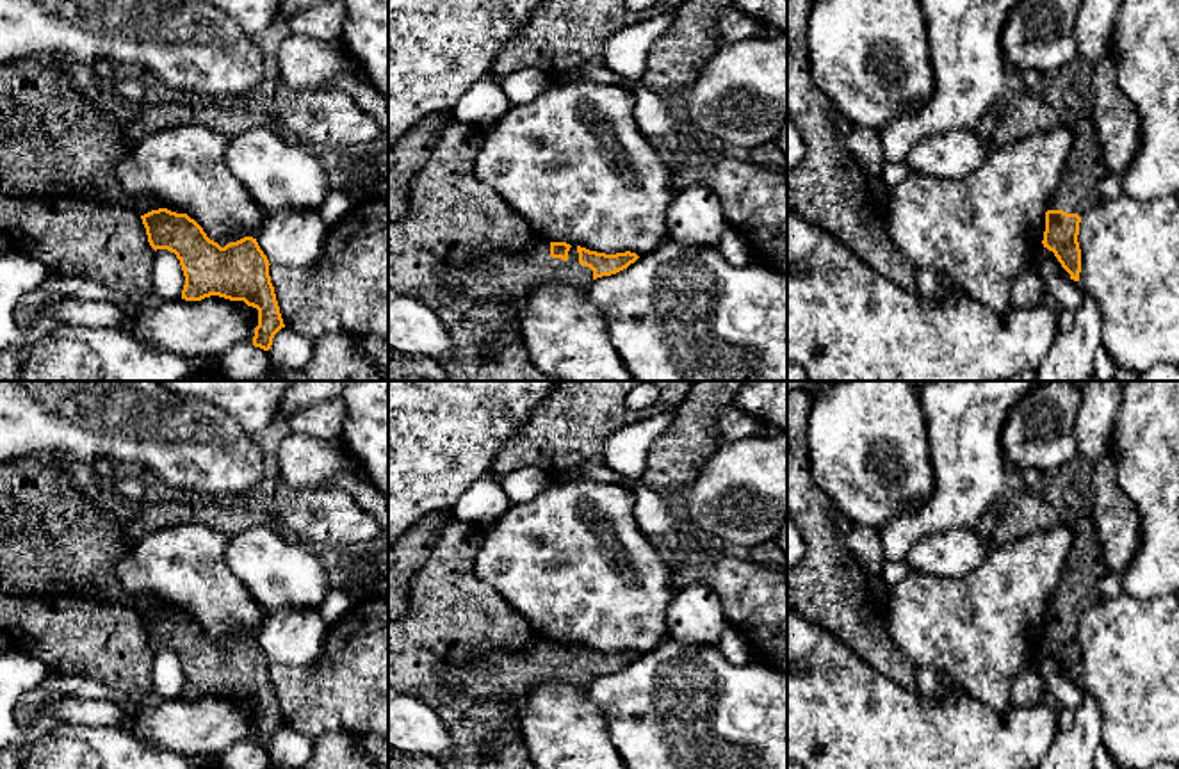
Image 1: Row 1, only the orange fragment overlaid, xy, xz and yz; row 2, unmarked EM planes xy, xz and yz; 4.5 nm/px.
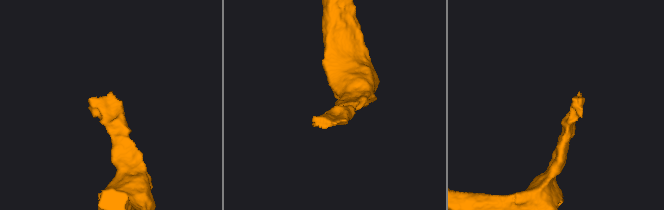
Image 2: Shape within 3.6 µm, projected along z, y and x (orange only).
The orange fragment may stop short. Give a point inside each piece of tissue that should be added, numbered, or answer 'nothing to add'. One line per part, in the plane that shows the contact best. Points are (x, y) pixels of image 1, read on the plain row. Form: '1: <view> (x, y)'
1: xz (503, 677)

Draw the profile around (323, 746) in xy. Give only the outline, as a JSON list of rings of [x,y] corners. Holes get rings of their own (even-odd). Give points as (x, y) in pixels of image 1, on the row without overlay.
[[[329,732],[313,741],[310,762],[301,769],[378,769],[358,749],[360,739],[344,732]]]

